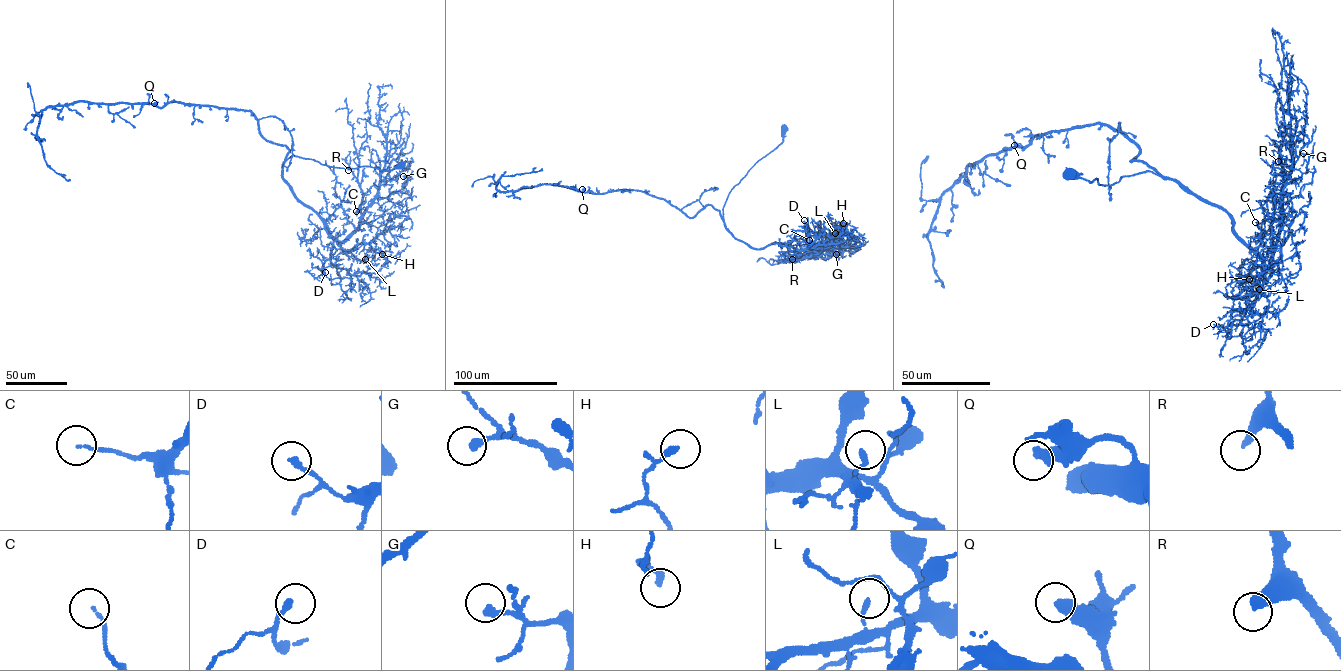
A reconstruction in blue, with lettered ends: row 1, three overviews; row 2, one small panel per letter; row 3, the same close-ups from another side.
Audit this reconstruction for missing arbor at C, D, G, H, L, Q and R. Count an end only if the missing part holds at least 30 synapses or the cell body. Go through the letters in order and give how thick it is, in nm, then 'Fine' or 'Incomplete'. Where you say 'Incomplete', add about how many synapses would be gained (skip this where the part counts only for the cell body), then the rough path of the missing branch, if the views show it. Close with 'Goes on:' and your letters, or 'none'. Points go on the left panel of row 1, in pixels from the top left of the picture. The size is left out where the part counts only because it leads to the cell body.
C: Thickness 100 nm. Fine
D: Thickness 200 nm. Fine
G: Thickness 200 nm. Fine
H: Thickness 150 nm. Fine
L: Thickness 170 nm. Fine
Q: Thickness 400 nm. Fine
R: Thickness 360 nm. Incomplete. Roughly 60 synapses
Goes on: R

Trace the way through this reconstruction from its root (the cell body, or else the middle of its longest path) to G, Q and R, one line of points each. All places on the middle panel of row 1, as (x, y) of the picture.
G: (784, 128), (782, 141), (730, 191), (724, 225), (753, 248), (830, 246), (842, 255), (836, 254)
Q: (784, 128), (782, 141), (732, 189), (723, 218), (711, 205), (690, 217), (641, 191), (594, 193), (582, 189)
R: (784, 128), (782, 141), (732, 189), (723, 216), (728, 232), (753, 247), (784, 243), (821, 249), (792, 259)

